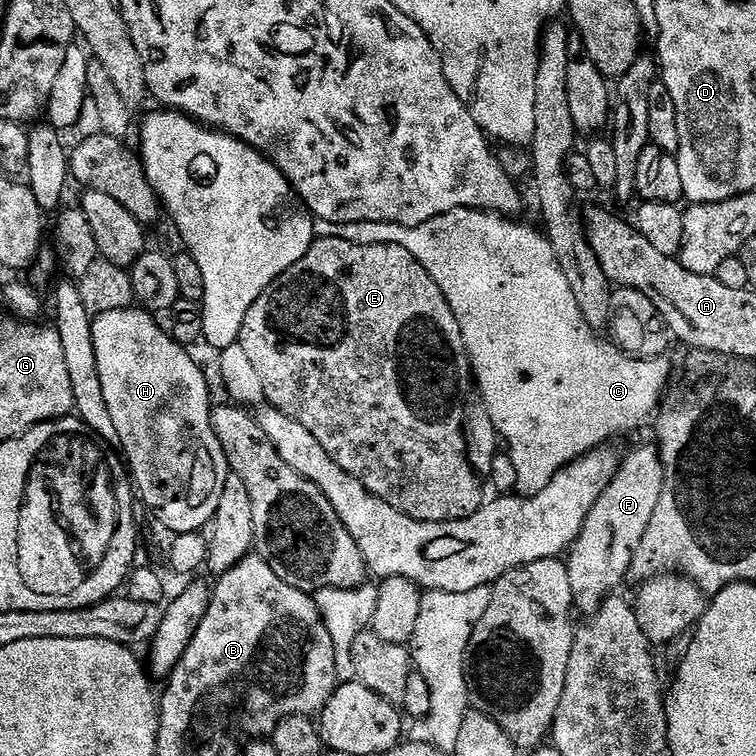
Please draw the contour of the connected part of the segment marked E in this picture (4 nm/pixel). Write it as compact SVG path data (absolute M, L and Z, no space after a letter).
M322 236L313 239L310 250L306 250L306 254L302 254L302 258L298 258L298 262L294 262L294 266L290 266L290 270L283 272L257 298L254 306L250 306L250 310L242 322L242 330L240 331L238 342L242 346L242 350L246 350L246 355L250 358L250 363L252 363L258 375L262 378L265 401L271 407L277 408L282 414L286 414L290 418L302 422L302 426L306 426L306 430L310 430L310 434L314 434L314 438L318 438L318 442L322 442L322 450L326 450L326 454L330 454L330 458L334 462L338 462L338 466L342 466L342 470L346 470L346 474L350 474L356 480L360 480L362 486L366 486L366 490L370 490L370 494L382 498L382 502L394 506L394 510L398 510L415 520L438 522L441 524L447 520L465 520L466 518L470 518L470 514L477 512L486 503L484 488L480 485L483 484L481 477L477 476L475 470L470 466L468 455L466 454L466 442L464 441L464 410L466 400L463 400L460 395L467 390L468 384L470 388L474 377L472 374L472 365L468 359L468 351L462 338L462 330L454 318L454 310L450 310L450 302L446 302L442 290L438 290L438 282L434 282L434 278L430 278L428 271L418 262L418 258L414 258L414 254L410 254L410 250L406 250L397 244L359 244L358 242L346 242L346 238L326 238Z

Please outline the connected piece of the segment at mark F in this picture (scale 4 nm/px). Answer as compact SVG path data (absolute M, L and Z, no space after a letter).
M655 447L636 448L628 457L625 455L621 459L610 486L606 486L606 490L602 490L602 498L594 502L576 543L566 556L572 598L579 611L581 608L584 614L595 612L613 595L612 588L618 587L624 576L626 580L632 567L632 553L638 542L642 542L642 534L646 534L650 518L654 518L663 485L664 467Z

